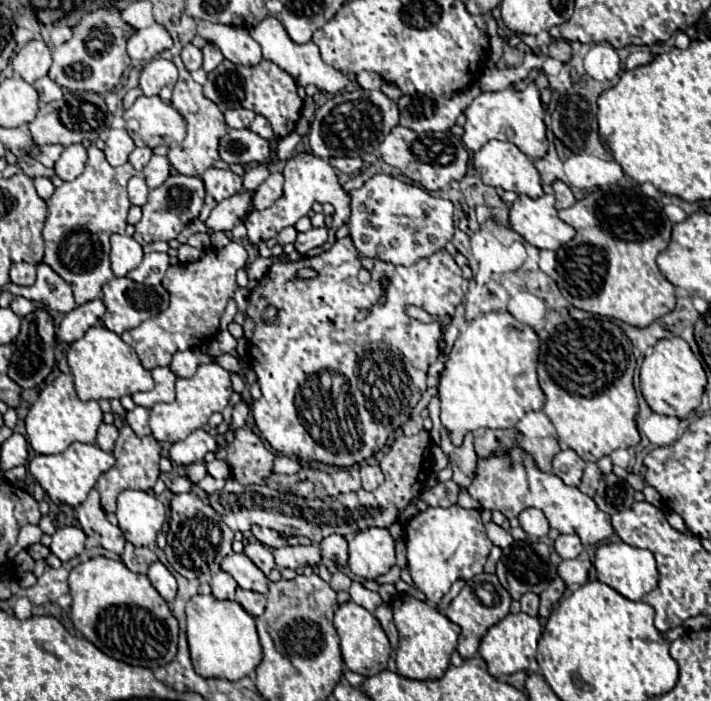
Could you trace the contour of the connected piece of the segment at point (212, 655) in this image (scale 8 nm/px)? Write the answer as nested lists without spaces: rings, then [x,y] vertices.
[[[196,594],[186,604],[186,622],[190,660],[196,674],[204,678],[218,676],[226,680],[240,680],[260,664],[262,646],[256,634],[254,618],[238,602]]]

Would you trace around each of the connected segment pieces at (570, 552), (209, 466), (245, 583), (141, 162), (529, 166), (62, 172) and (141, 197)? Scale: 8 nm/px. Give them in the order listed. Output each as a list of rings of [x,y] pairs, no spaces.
[[[560,534],[556,538],[554,548],[562,558],[576,558],[584,550],[584,546],[582,546],[582,542],[580,542],[580,538],[576,534],[570,534],[570,536],[568,534]]]
[[[212,460],[212,462],[206,462],[206,470],[210,476],[214,478],[222,478],[222,480],[228,480],[230,478],[230,464],[226,460]]]
[[[230,554],[222,560],[220,568],[224,572],[232,574],[240,588],[254,590],[254,592],[260,592],[260,594],[268,592],[268,582],[270,580],[264,576],[264,572],[260,572],[260,568],[256,568],[256,564],[252,564],[252,560],[248,556]]]
[[[134,148],[134,152],[130,154],[128,162],[136,168],[136,172],[140,172],[146,166],[146,162],[150,160],[150,156],[152,156],[150,148]]]
[[[490,140],[488,144],[484,144],[484,148],[480,148],[480,152],[474,154],[474,170],[480,174],[482,182],[494,188],[502,188],[502,190],[512,190],[516,194],[526,194],[530,198],[540,198],[542,186],[540,186],[540,174],[534,168],[532,160],[528,156],[524,156],[524,152],[520,152],[512,142],[500,142],[500,140]]]
[[[72,144],[62,150],[60,160],[54,164],[54,172],[62,180],[74,180],[82,174],[86,162],[86,148],[80,144]]]
[[[134,176],[128,180],[128,198],[134,206],[144,206],[148,200],[148,186],[142,176]]]

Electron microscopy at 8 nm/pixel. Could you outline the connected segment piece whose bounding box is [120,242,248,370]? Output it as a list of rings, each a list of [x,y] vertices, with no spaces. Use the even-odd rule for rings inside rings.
[[[230,242],[224,248],[204,248],[204,256],[196,262],[176,264],[168,268],[162,280],[162,286],[170,296],[168,308],[144,320],[144,324],[120,334],[120,338],[136,350],[146,370],[168,366],[174,352],[194,348],[218,332],[220,318],[228,306],[228,300],[236,292],[236,272],[246,266],[246,260],[248,254],[244,246]]]

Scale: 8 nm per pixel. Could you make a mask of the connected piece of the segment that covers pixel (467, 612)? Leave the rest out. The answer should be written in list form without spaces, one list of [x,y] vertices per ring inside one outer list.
[[[484,572],[480,576],[474,576],[470,582],[466,582],[466,586],[460,590],[460,594],[450,602],[446,610],[446,616],[462,628],[458,638],[458,648],[456,648],[462,658],[472,658],[476,654],[486,630],[510,614],[510,602],[512,602],[510,594],[494,574]]]

